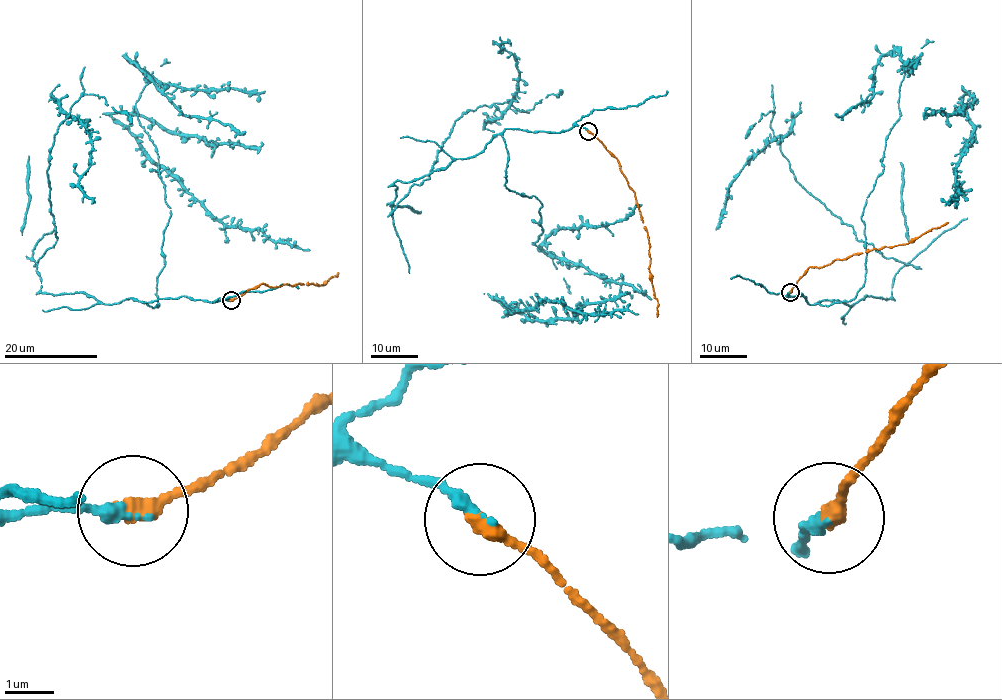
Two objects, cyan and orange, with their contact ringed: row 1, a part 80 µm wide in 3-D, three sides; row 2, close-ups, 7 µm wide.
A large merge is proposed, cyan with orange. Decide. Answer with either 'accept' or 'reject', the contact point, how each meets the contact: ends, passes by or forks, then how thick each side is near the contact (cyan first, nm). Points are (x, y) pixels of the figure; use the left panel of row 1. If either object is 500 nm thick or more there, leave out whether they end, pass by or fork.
accept; at (231, 300); cyan ends there; orange ends there; 240 nm thick on the cyan side, 360 nm on the other

